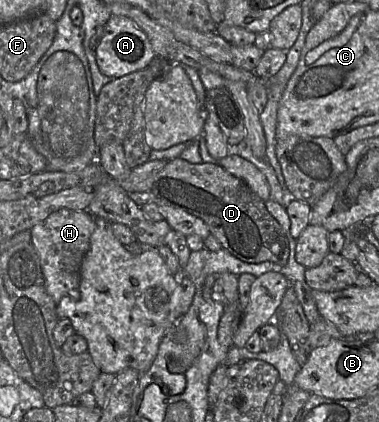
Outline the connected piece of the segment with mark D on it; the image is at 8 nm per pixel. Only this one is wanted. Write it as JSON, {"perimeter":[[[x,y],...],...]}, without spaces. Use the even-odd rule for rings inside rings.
{"perimeter":[[[180,157],[169,160],[148,193],[155,196],[162,206],[177,208],[200,218],[223,249],[241,261],[286,265],[289,242],[280,224],[269,213],[265,202],[244,181],[217,163],[192,164]]]}

